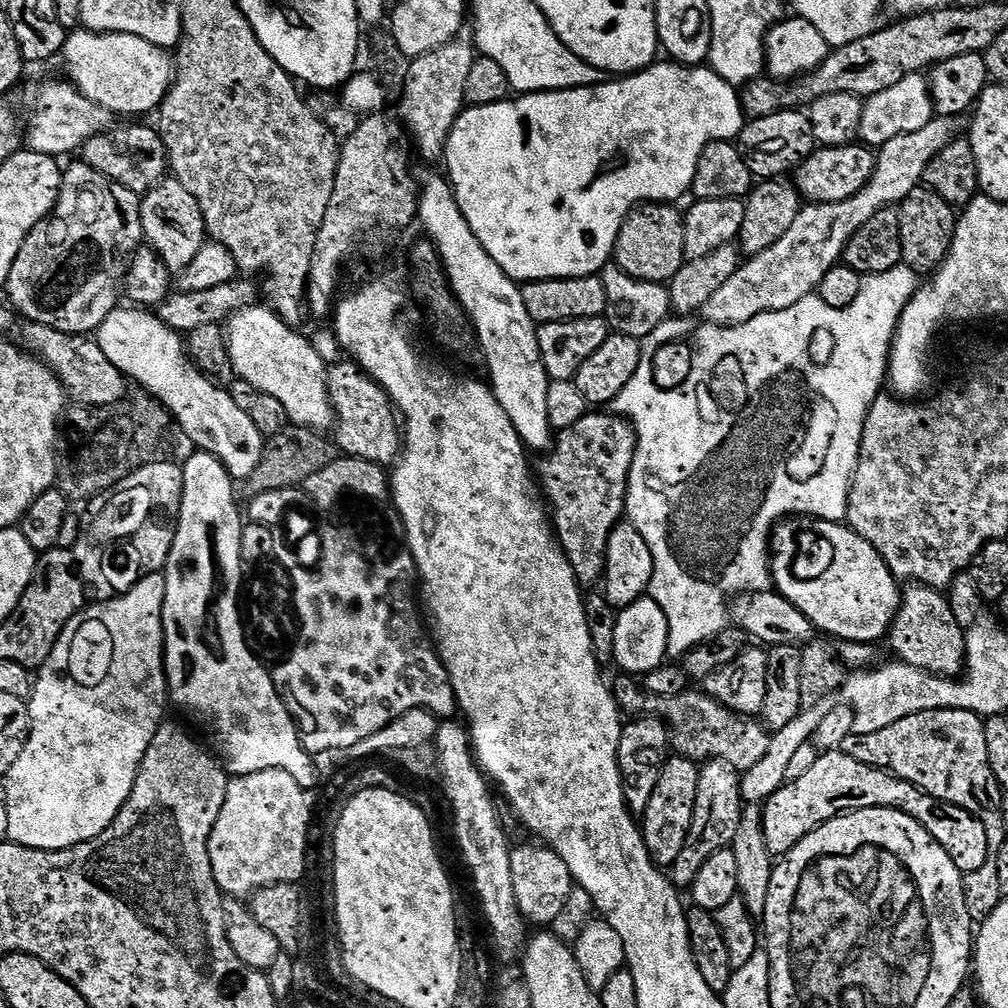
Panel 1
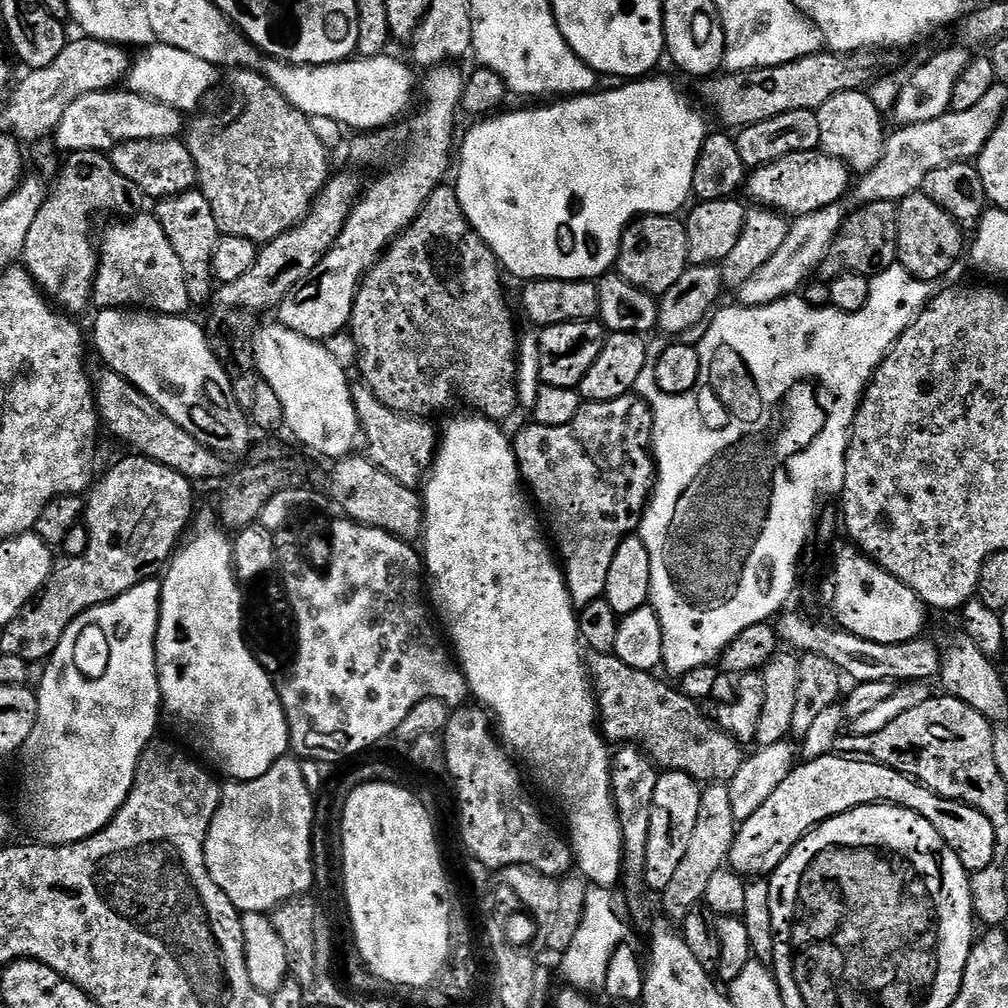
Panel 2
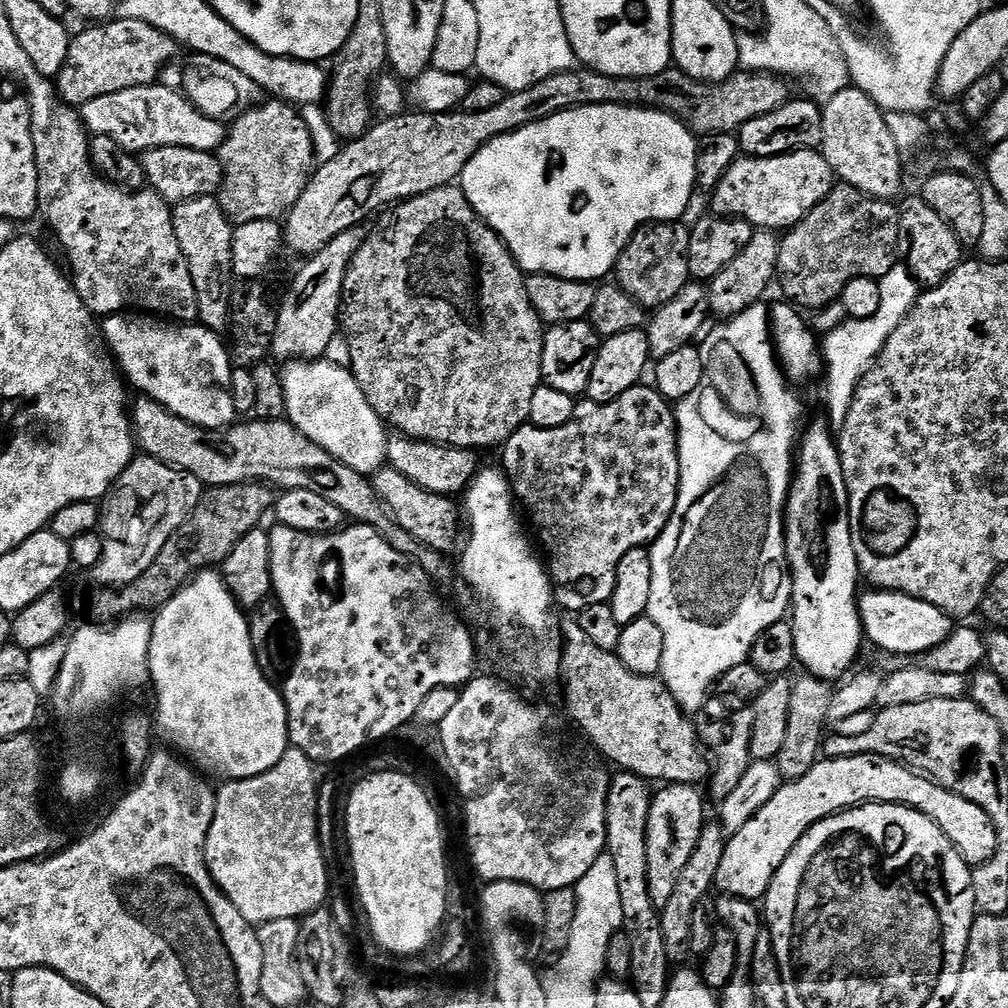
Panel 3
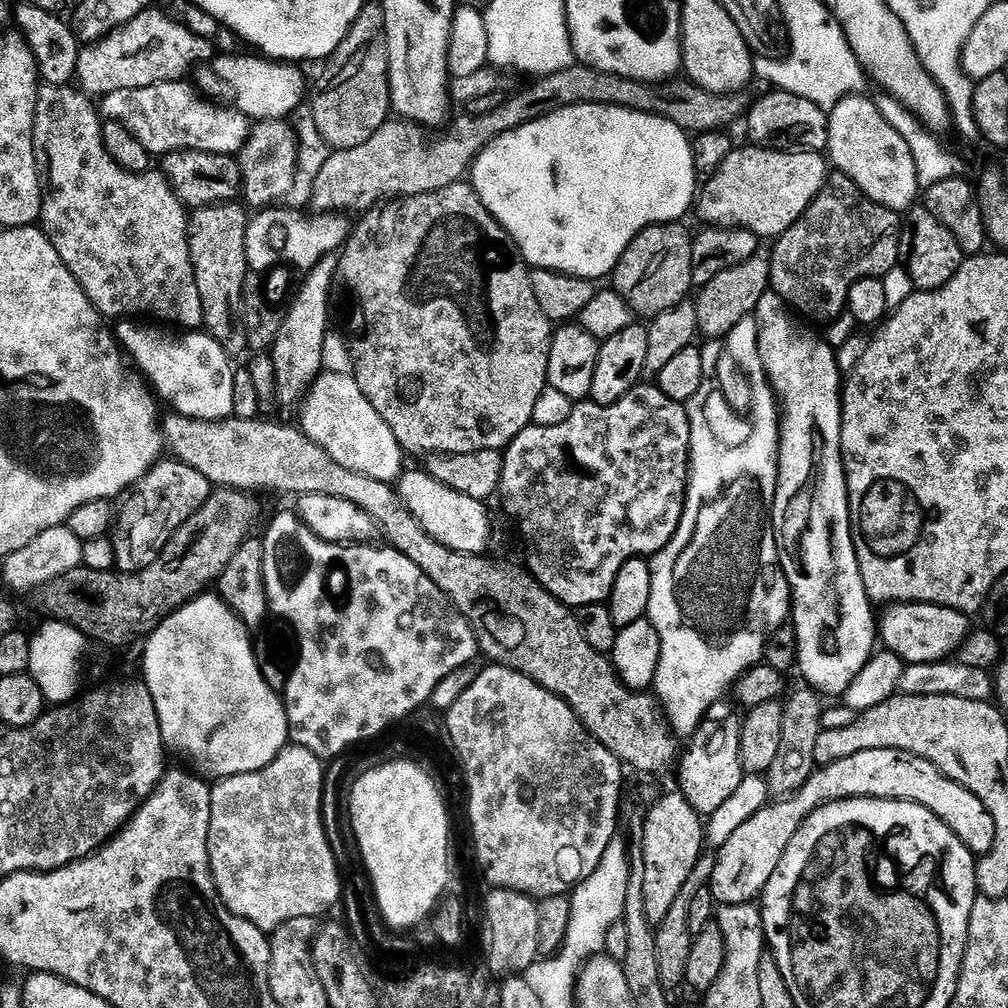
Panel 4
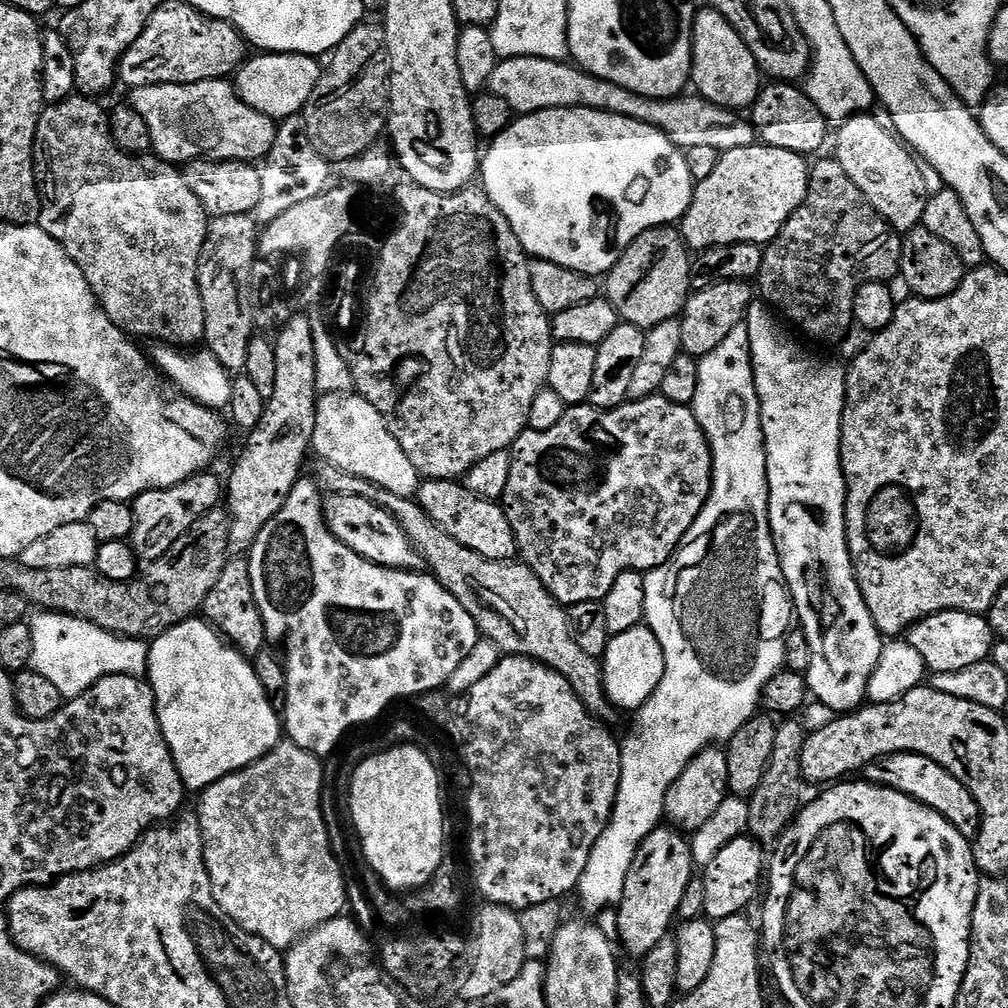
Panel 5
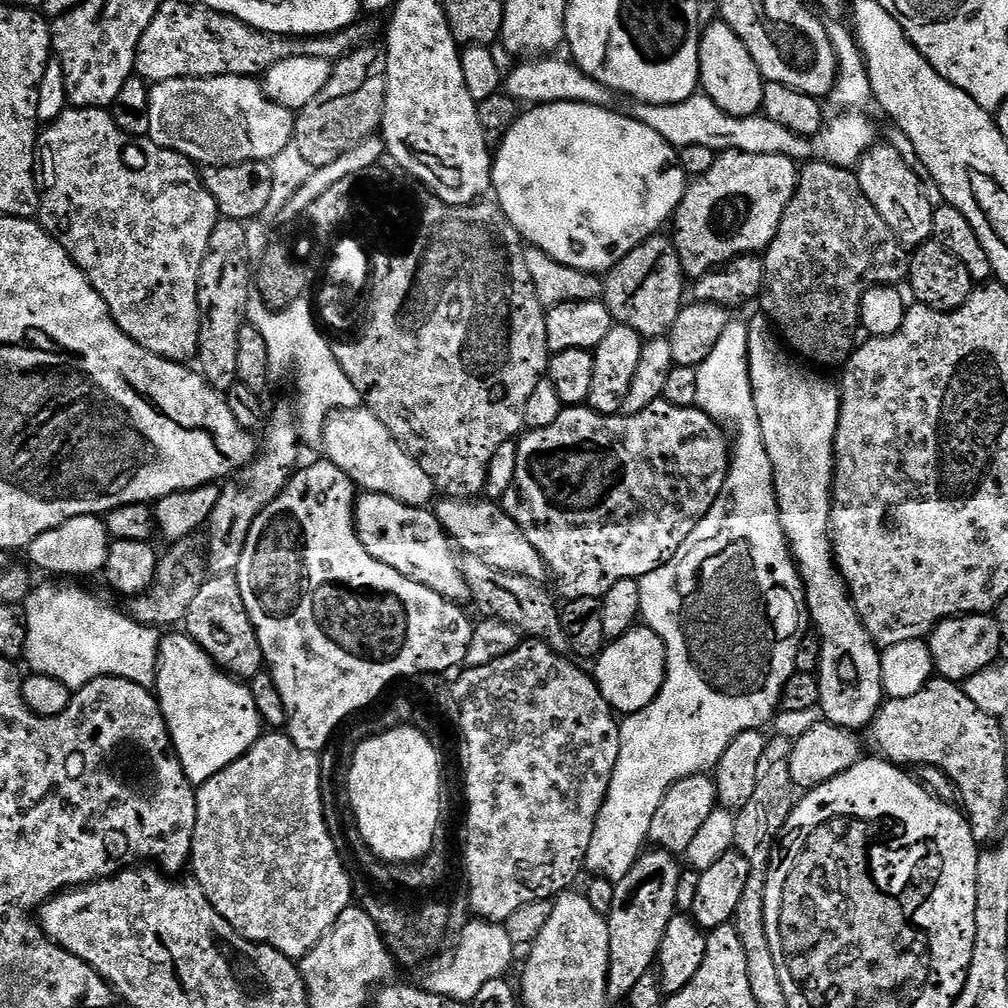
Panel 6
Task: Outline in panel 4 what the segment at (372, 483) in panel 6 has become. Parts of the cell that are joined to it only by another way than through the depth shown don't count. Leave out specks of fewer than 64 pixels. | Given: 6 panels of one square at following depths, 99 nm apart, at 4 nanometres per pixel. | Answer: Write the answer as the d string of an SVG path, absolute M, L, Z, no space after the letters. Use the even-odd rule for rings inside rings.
M324 372L312 383L303 408L302 430L315 444L322 446L334 462L342 462L346 470L370 474L370 478L378 478L378 482L395 485L399 481L406 468L406 453L398 438L394 438L394 430L386 426L382 414L378 414L366 394L362 394L355 375Z

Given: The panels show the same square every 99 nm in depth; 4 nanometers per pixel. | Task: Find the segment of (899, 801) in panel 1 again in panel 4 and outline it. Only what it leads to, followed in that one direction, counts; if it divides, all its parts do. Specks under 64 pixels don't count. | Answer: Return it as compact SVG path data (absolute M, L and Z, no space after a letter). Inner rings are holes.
M862 750L861 753L854 754L850 758L842 758L841 761L834 762L832 765L817 767L812 777L794 795L769 803L734 831L726 844L715 853L716 865L710 881L713 901L720 906L759 901L764 895L766 882L770 882L771 876L778 870L778 862L782 862L782 854L786 854L786 846L790 838L798 834L798 830L804 824L804 819L814 809L821 808L823 804L830 804L834 800L853 800L863 796L871 800L901 800L930 810L930 814L938 817L960 839L962 846L966 846L966 850L970 850L977 858L985 856L990 846L994 846L994 817L991 816L990 810L986 810L986 806L982 806L982 801L976 798L966 786L959 785L946 774L942 774L942 770L934 766L934 762L926 758L918 758L918 754L910 754L906 750Z

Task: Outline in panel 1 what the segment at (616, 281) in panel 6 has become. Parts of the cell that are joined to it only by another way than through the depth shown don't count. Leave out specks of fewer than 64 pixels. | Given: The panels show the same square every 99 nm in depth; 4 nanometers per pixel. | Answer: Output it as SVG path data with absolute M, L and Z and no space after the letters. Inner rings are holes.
M668 202L636 205L624 219L616 239L615 267L642 282L667 285L682 270L684 258L684 218L681 209Z

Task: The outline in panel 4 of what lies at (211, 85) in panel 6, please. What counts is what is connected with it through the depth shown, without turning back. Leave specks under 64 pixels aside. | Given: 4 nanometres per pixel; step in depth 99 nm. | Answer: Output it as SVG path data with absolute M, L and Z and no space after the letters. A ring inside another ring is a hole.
M188 82L155 84L138 90L114 90L114 94L103 97L102 112L107 119L126 126L156 158L186 150L236 156L243 150L250 131L247 116L232 106L223 108L220 104L203 100Z

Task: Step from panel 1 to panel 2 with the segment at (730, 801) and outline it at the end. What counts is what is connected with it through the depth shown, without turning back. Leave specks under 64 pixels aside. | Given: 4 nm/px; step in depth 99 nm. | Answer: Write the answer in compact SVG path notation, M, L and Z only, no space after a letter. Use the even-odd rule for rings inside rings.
M727 783L707 785L702 791L702 806L698 806L698 822L694 825L690 846L686 850L686 855L682 857L682 862L678 862L678 870L670 886L666 886L662 893L665 912L663 915L669 921L684 921L693 906L703 901L711 875L725 867L737 827L738 821L734 816Z

